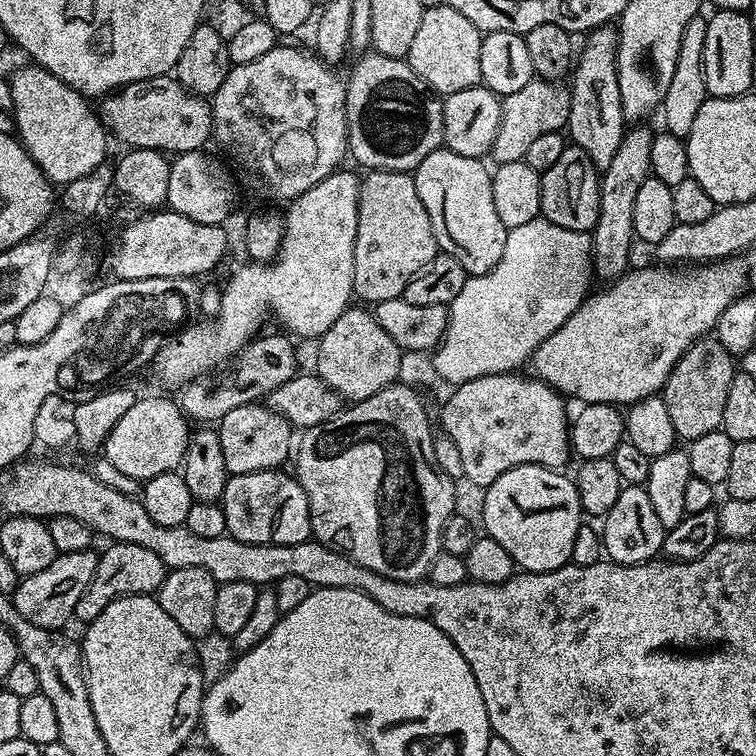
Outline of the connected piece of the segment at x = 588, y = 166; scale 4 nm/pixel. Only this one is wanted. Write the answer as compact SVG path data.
M575 146L565 147L562 158L542 173L542 206L540 216L554 222L554 226L566 226L566 230L591 233L600 213L601 173L590 162L590 158Z

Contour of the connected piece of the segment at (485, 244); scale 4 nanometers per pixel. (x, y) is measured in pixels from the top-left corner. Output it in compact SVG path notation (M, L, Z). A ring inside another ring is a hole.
M441 146L426 154L426 158L422 158L420 165L414 169L418 198L422 198L422 206L426 206L426 214L430 214L437 249L458 258L458 262L462 262L469 276L492 272L494 266L498 266L498 258L502 258L502 249L505 248L508 237L508 229L502 226L494 210L492 172L484 163L483 159L466 158Z

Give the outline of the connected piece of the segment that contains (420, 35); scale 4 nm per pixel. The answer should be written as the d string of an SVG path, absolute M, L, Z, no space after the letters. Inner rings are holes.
M441 2L433 8L425 8L422 23L414 34L414 42L410 42L406 59L422 82L426 82L433 92L446 97L481 83L478 66L481 39L480 29L470 22L470 18L466 18L466 14L458 14L458 10Z

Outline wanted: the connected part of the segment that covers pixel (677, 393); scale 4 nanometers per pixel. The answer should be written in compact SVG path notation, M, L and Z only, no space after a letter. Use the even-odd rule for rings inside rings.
M712 334L695 340L686 354L682 354L662 389L670 422L674 422L674 430L681 441L690 442L694 438L702 438L702 434L710 434L723 425L722 414L726 410L730 382L736 377L737 371L733 356Z

